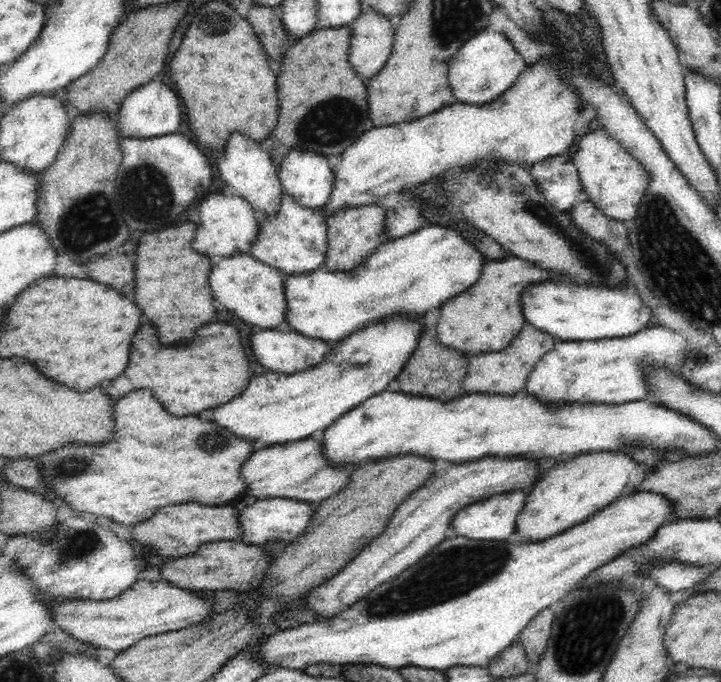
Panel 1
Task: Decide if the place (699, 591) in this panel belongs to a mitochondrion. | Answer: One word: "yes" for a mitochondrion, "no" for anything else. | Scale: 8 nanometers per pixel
no

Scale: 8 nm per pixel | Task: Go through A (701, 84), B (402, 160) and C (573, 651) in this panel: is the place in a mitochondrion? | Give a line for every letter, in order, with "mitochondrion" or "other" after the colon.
A: other
B: other
C: mitochondrion

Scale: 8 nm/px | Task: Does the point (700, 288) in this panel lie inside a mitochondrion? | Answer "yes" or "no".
yes

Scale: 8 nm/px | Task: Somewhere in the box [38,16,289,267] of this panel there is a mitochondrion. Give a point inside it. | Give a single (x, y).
(144, 190)

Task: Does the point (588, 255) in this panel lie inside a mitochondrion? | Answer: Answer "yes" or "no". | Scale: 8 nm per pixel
yes

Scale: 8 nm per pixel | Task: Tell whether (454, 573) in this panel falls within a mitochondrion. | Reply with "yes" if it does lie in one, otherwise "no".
yes

